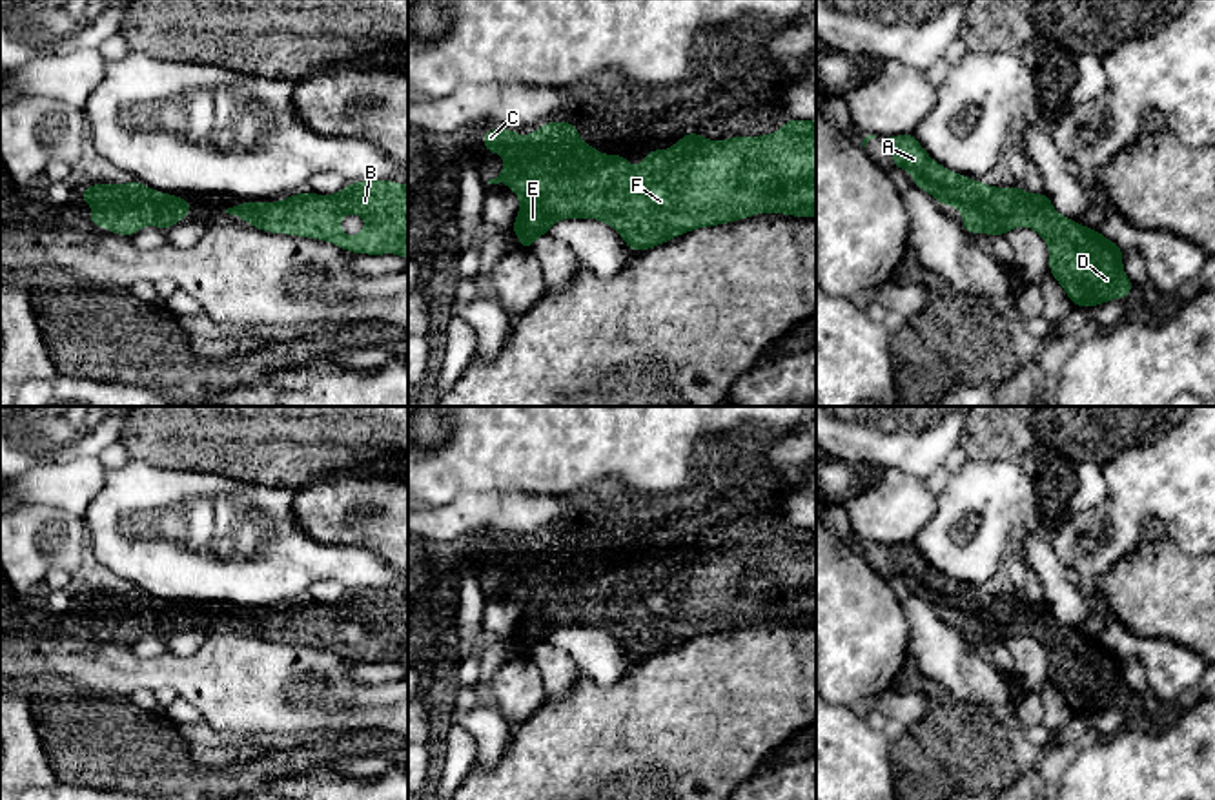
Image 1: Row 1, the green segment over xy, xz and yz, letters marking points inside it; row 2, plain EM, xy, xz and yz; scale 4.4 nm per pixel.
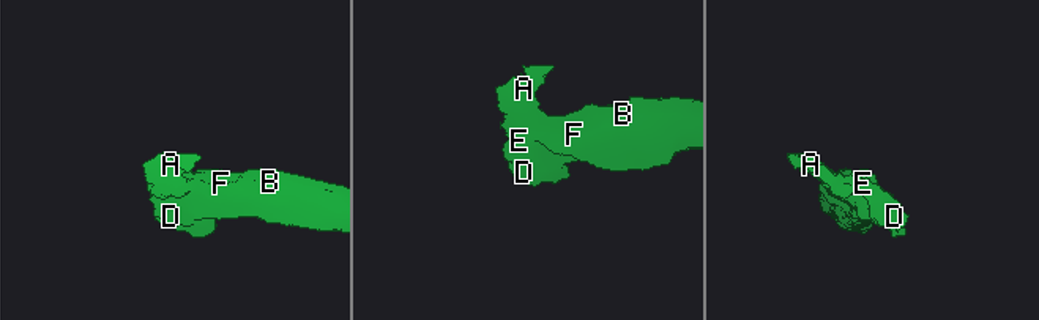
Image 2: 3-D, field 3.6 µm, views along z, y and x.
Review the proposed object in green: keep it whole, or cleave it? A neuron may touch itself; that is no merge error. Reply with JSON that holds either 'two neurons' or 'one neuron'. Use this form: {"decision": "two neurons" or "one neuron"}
{"decision": "one neuron"}

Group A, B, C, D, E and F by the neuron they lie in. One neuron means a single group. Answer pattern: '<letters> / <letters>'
A B C D E F

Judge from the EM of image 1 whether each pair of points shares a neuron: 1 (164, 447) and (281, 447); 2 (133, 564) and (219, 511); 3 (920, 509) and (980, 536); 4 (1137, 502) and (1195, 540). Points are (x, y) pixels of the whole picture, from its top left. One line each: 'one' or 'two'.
1: one
2: one
3: two
4: one

